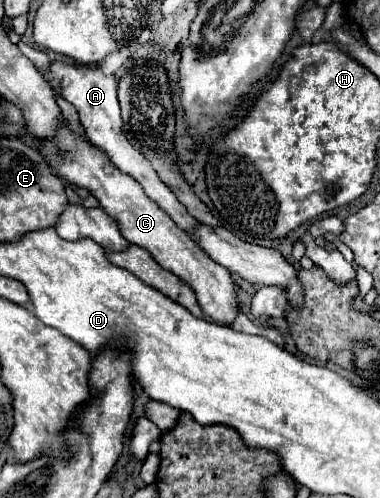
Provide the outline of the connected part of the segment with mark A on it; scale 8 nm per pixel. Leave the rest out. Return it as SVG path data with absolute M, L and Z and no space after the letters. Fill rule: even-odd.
M52 63L50 65L50 81L60 83L62 87L62 97L66 101L70 101L78 115L80 115L80 123L86 131L86 137L100 147L102 151L108 153L108 157L112 159L112 163L122 169L122 173L132 175L146 191L146 195L156 201L176 223L180 229L184 229L186 233L194 233L194 229L200 225L194 217L190 217L190 213L186 211L186 207L174 197L174 191L166 187L166 183L160 181L158 173L154 173L154 167L150 165L150 161L146 161L146 157L142 157L142 153L138 149L134 149L134 145L130 145L130 141L126 141L126 135L122 133L122 115L120 115L120 105L116 99L116 81L114 77L106 77L102 75L100 67L90 69L90 67L76 67L76 65L64 65L64 63Z

